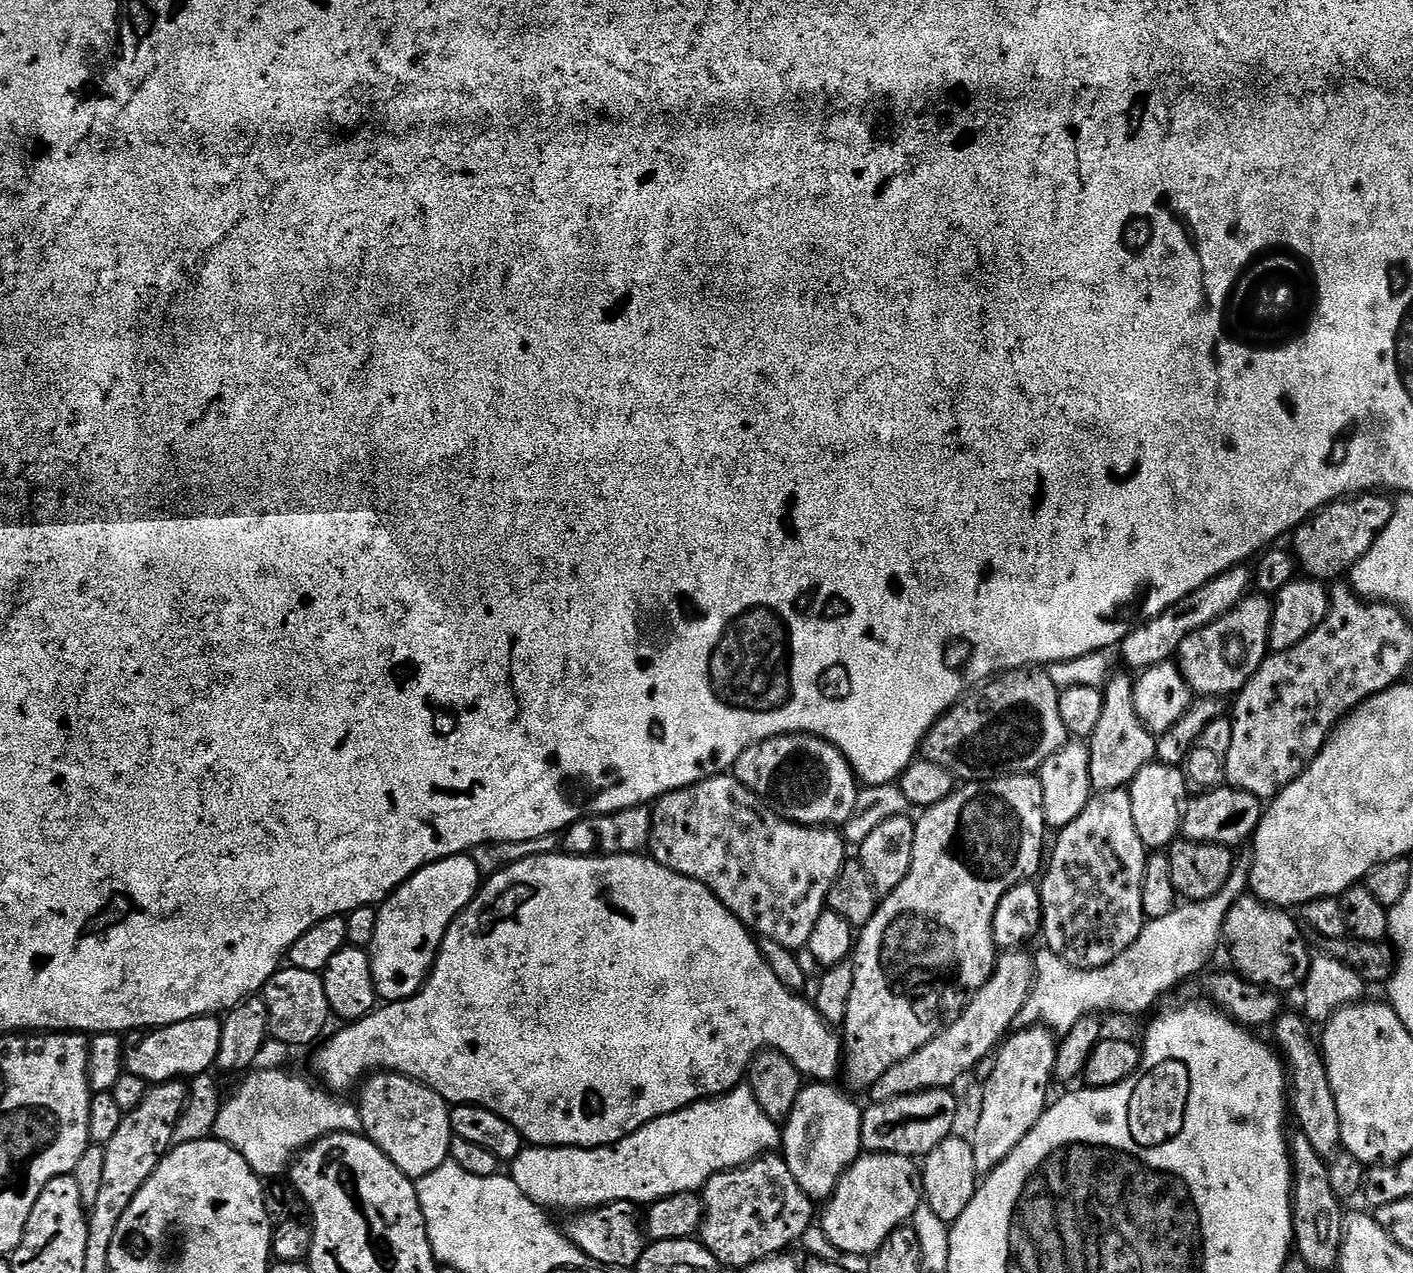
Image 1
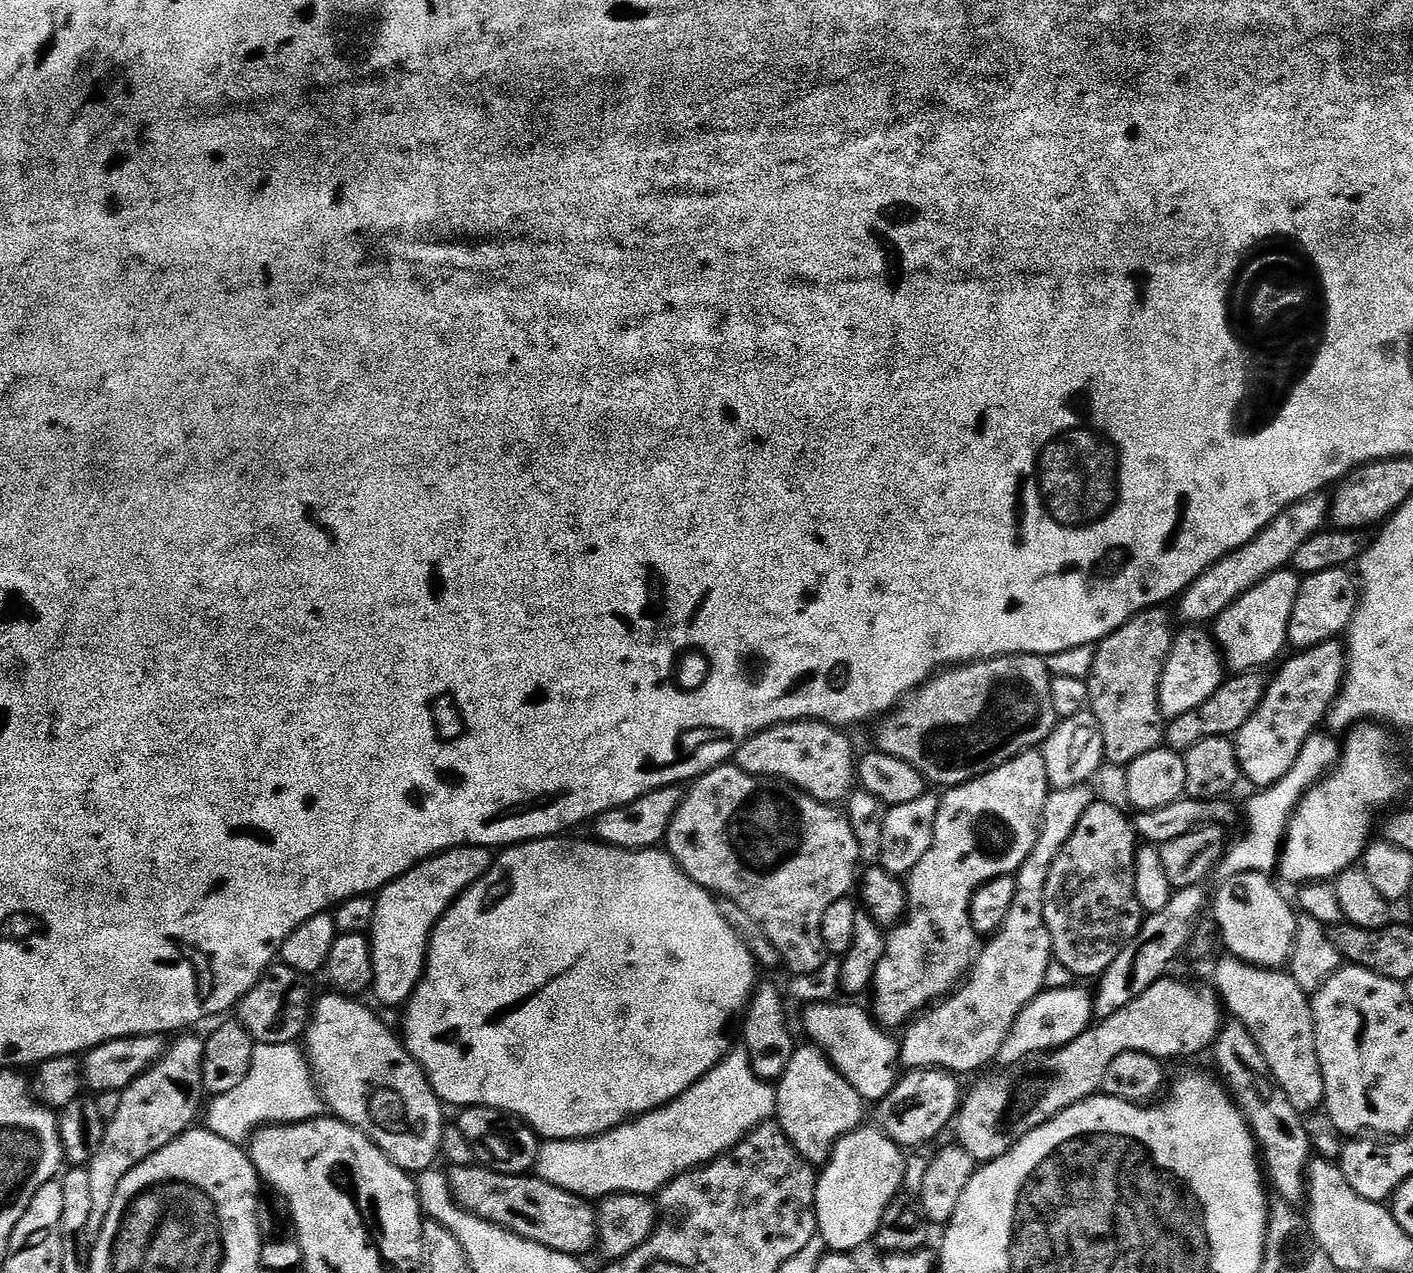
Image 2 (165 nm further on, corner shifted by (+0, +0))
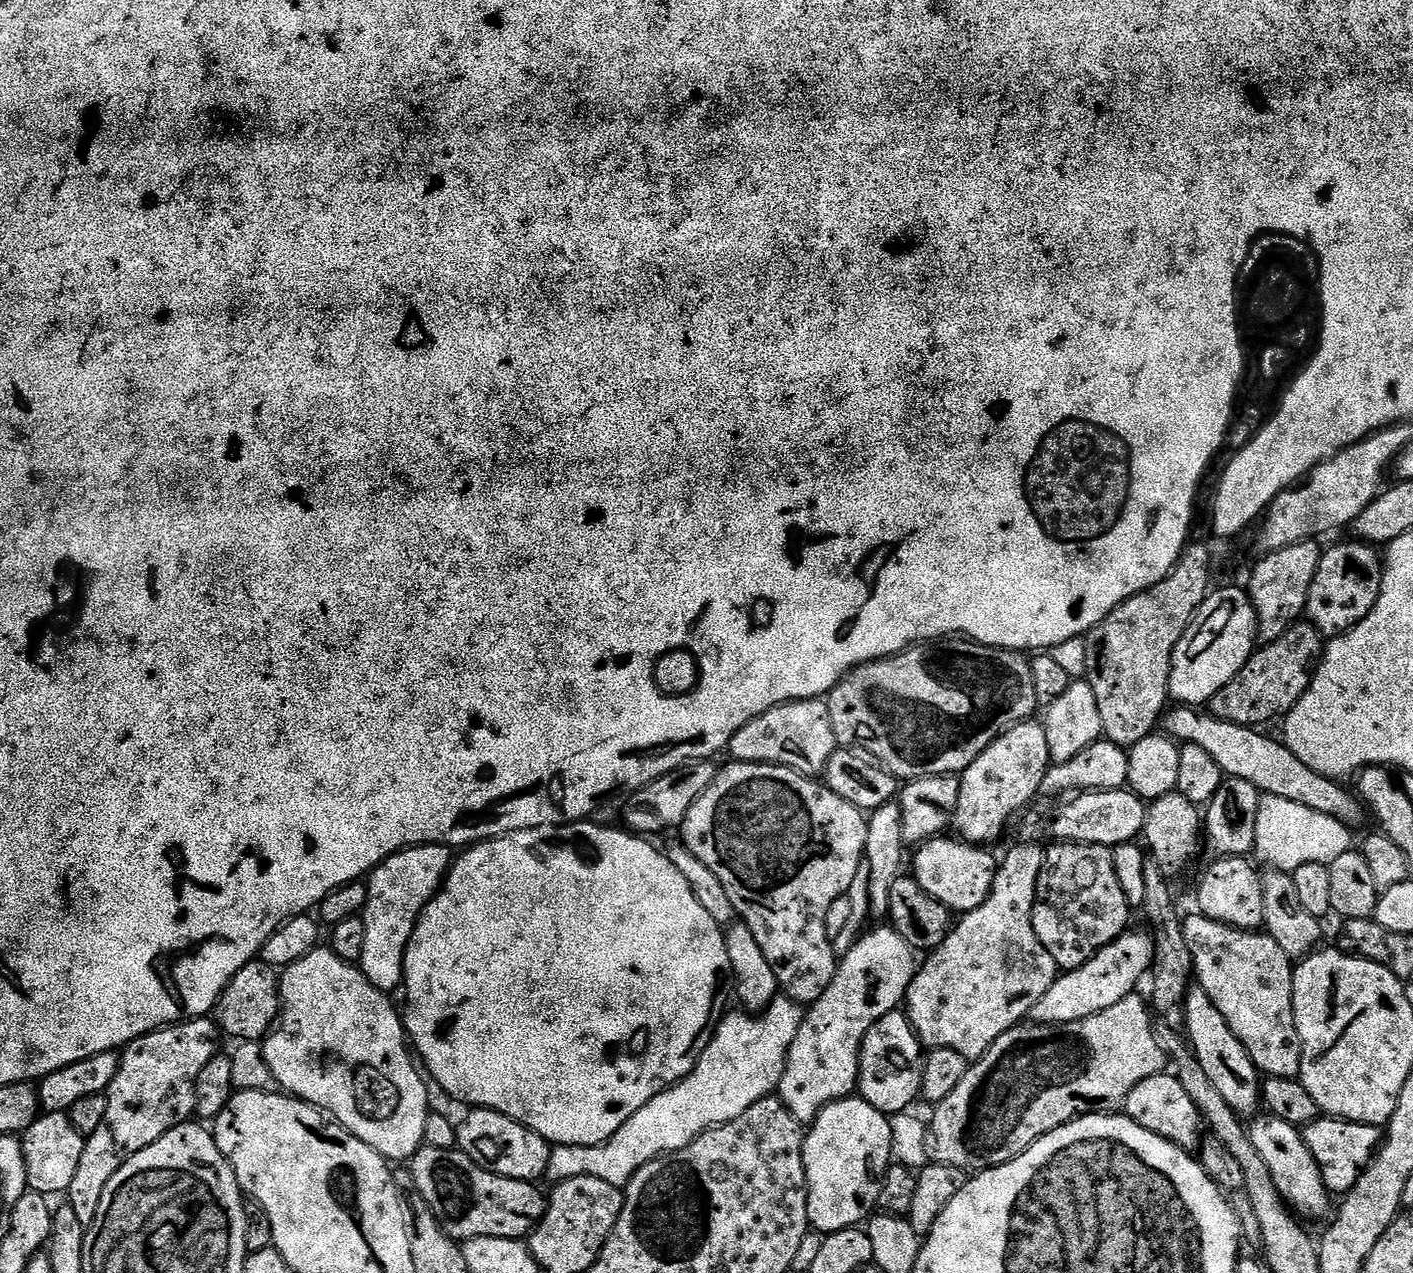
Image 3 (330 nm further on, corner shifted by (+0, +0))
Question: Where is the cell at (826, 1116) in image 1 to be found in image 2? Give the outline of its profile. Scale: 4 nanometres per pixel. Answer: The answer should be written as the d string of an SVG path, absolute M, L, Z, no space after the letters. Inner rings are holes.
M815 1046L797 1047L796 1053L790 1058L790 1066L786 1066L784 1075L775 1085L776 1114L775 1119L782 1126L786 1138L798 1150L798 1154L807 1164L823 1166L832 1157L837 1142L846 1134L865 1123L864 1108L866 1102L842 1078L821 1048Z

